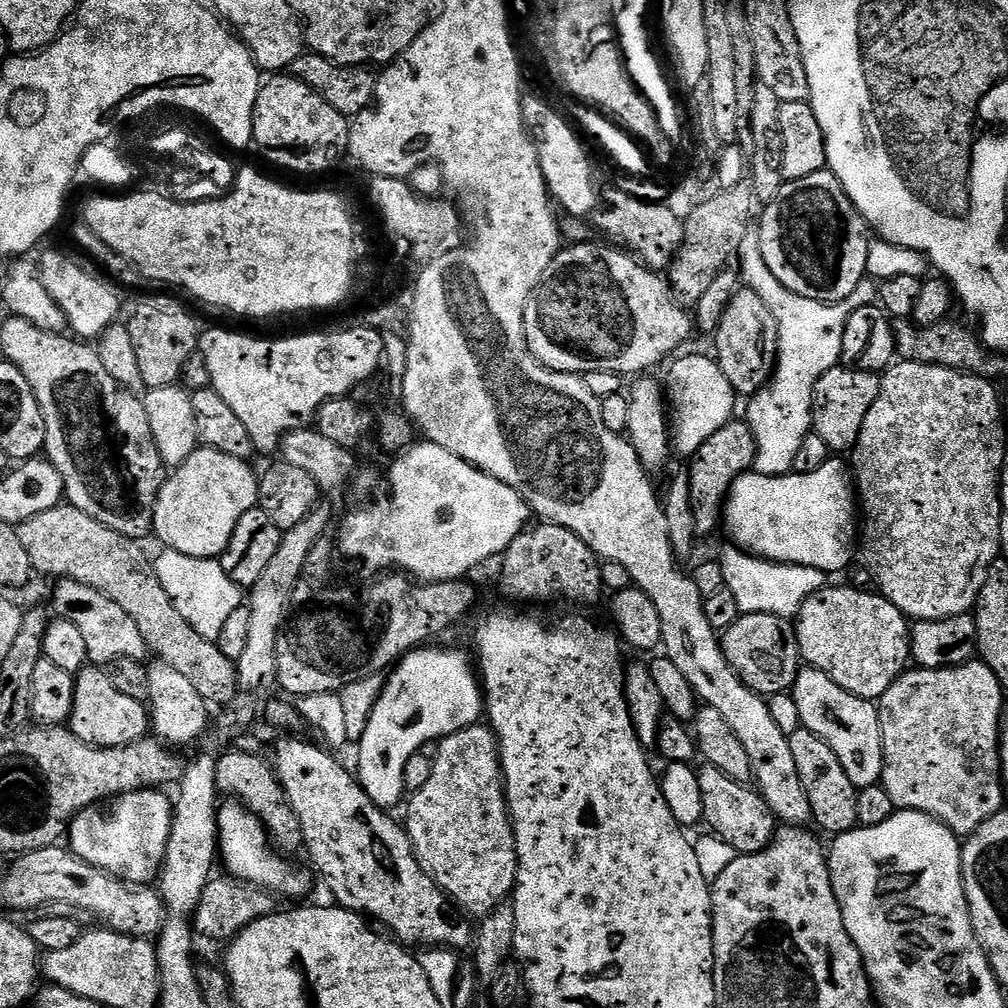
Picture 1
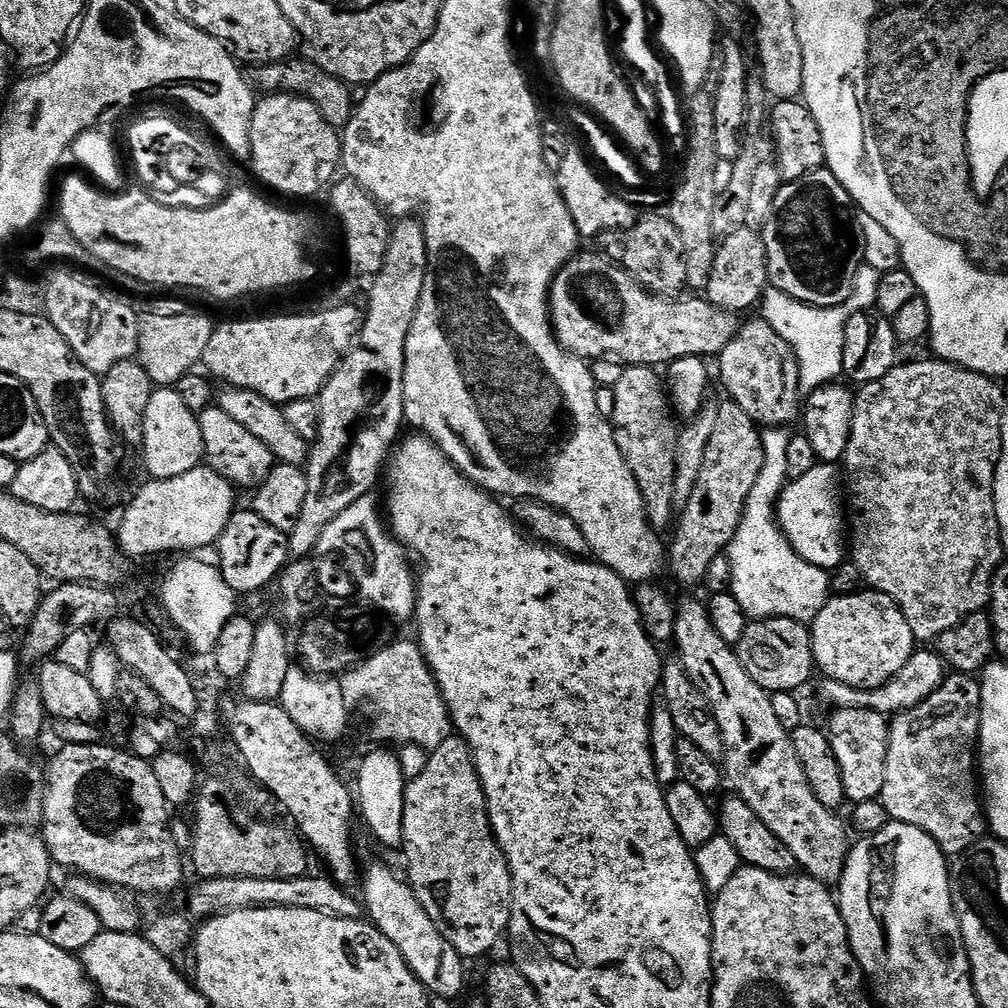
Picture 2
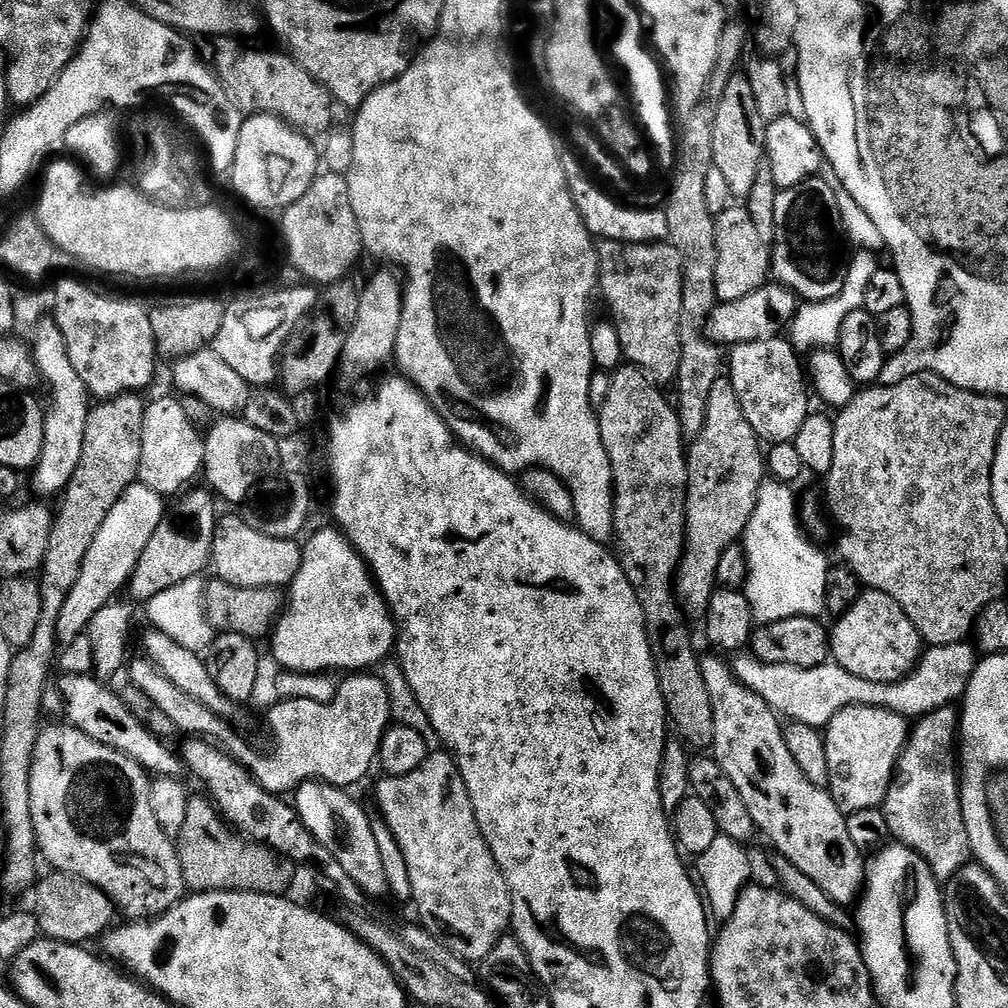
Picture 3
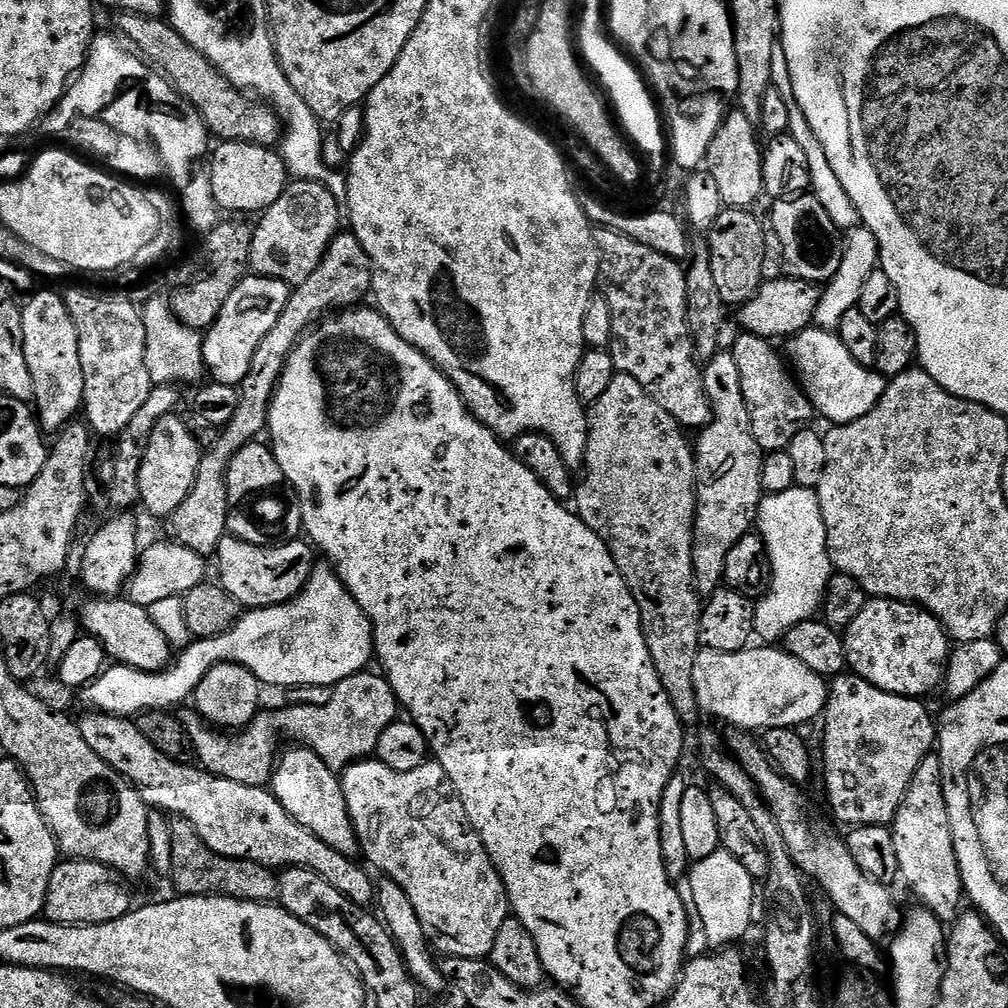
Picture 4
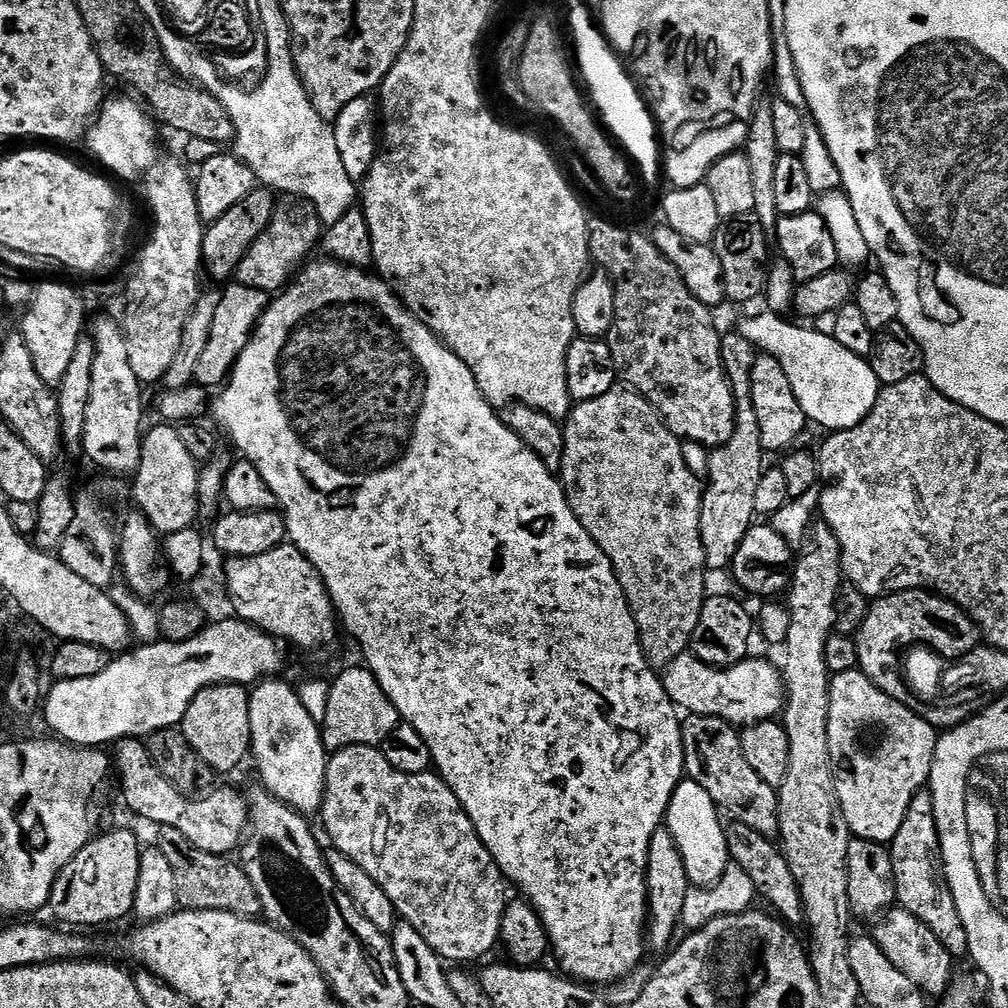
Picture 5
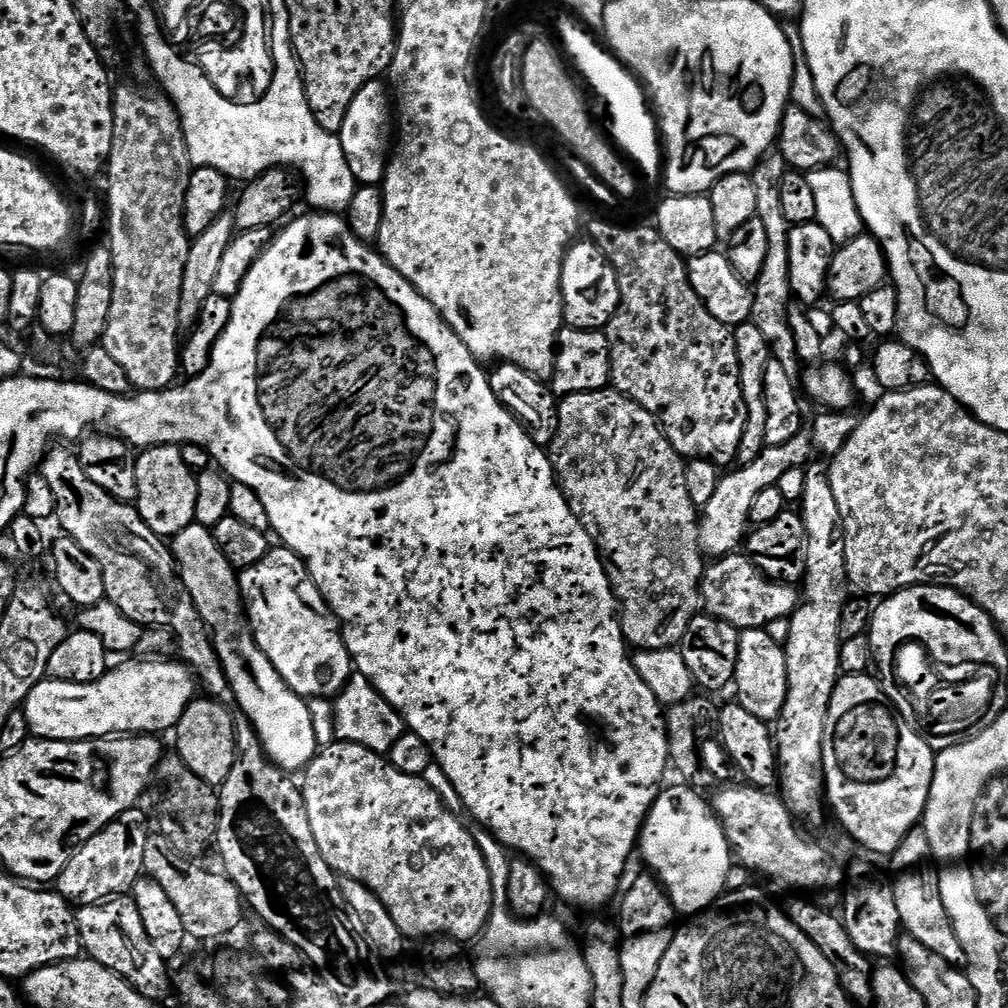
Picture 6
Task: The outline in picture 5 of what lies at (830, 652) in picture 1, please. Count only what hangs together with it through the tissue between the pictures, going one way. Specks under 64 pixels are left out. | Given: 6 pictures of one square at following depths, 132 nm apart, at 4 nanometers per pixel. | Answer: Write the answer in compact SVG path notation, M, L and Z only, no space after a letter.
M917 590L914 592L894 592L881 596L869 607L866 622L862 622L855 637L858 650L859 671L869 676L879 689L898 702L909 699L914 704L914 694L910 694L910 684L900 682L892 672L892 664L896 664L896 646L902 643L913 643L915 640L925 640L928 649L940 648L944 656L956 656L963 661L968 653L973 652L981 643L982 637L976 623L961 610L957 604L952 604L945 596L937 596L935 592Z

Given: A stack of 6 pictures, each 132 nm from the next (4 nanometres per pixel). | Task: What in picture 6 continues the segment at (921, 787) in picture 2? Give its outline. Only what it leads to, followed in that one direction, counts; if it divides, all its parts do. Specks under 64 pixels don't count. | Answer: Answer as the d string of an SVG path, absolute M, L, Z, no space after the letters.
M917 826L906 834L906 838L902 838L902 846L898 846L898 850L890 857L893 870L904 872L892 884L894 902L898 902L900 926L907 935L922 942L926 950L938 954L938 958L946 958L946 962L964 966L968 962L966 950L962 942L958 942L958 934L946 914L946 906L942 906L940 877L930 859L931 855L930 842L926 838L923 827Z

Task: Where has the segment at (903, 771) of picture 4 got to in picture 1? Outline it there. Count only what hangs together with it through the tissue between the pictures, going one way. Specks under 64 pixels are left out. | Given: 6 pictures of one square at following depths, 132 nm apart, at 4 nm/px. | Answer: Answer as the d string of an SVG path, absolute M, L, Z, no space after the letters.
M807 666L801 667L790 693L798 706L801 725L818 734L818 738L822 738L822 742L826 742L826 746L838 754L838 762L842 762L850 782L854 782L858 790L881 783L880 775L884 769L882 726L880 709L873 701L863 700L842 690L838 682Z

